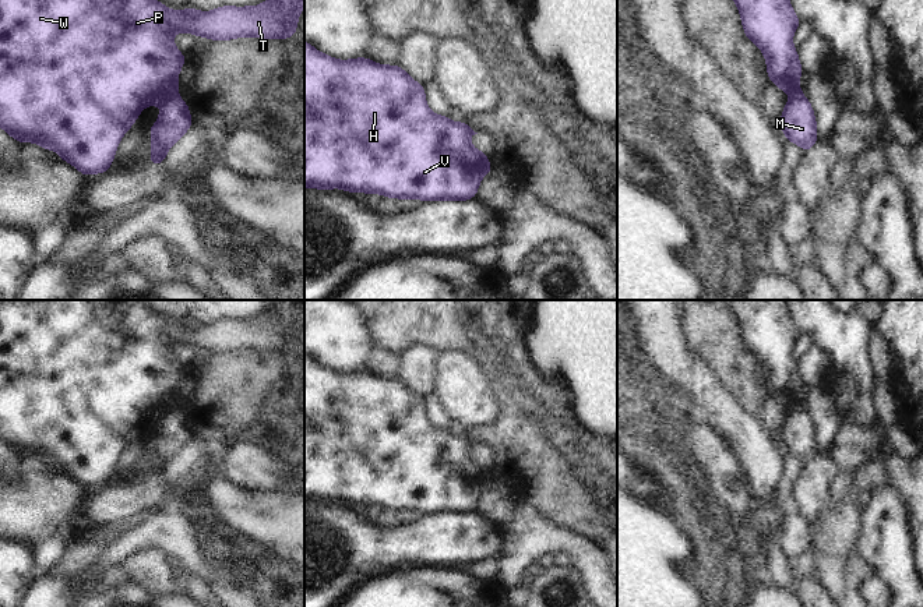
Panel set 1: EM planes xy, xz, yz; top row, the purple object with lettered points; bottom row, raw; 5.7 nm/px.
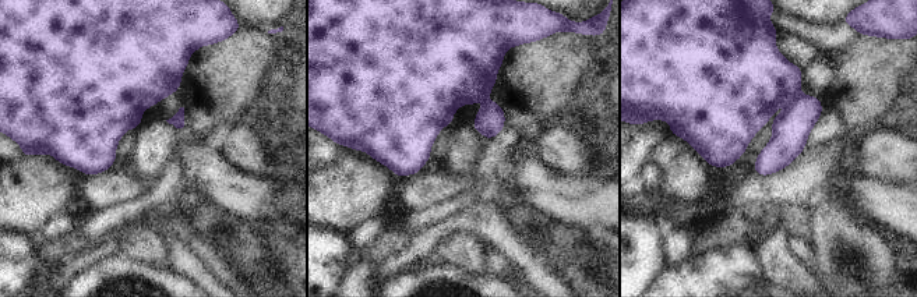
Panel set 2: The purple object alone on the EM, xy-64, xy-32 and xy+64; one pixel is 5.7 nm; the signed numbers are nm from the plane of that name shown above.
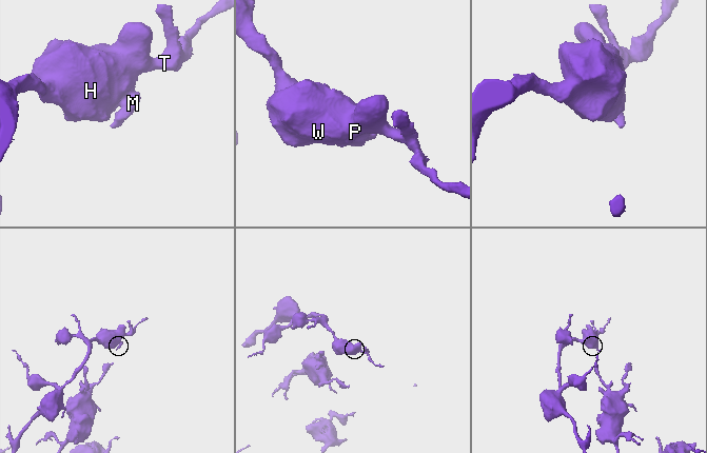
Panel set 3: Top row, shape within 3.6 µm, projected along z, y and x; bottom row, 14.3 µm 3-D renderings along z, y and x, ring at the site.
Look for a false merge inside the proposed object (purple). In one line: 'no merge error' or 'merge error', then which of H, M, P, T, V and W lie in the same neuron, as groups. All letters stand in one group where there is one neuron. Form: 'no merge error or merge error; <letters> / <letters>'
merge error; H P T V W / M

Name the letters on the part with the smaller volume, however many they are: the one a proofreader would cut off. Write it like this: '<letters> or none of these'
M

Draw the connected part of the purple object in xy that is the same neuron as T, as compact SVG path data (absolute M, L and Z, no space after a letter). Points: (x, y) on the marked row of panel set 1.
M0 0L0 127L15 141L22 144L35 141L43 149L56 149L64 162L75 166L84 177L94 173L106 173L115 160L115 151L124 133L135 123L137 116L147 105L159 106L177 93L177 75L186 57L172 40L176 32L190 32L214 40L256 36L265 39L289 39L297 29L297 17L304 0L267 0L256 7L218 7L209 13L194 8L172 11L156 0Z

